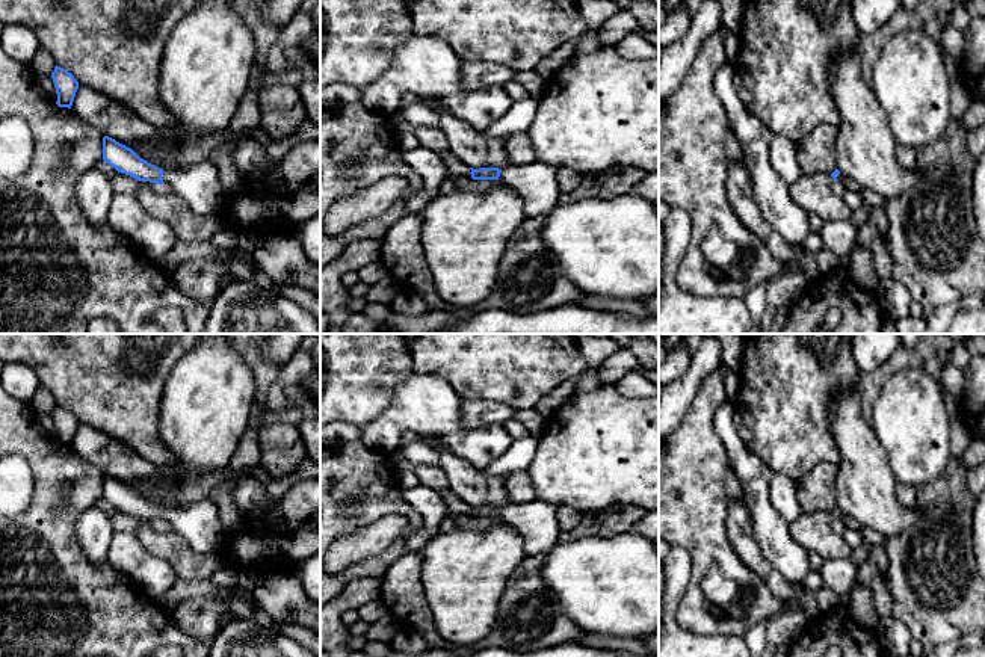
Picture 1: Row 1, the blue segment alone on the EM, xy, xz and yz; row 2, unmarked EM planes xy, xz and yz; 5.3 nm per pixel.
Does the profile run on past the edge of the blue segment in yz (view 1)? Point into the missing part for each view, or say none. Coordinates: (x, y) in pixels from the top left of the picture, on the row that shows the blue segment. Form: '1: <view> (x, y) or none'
1: yz (840, 178)

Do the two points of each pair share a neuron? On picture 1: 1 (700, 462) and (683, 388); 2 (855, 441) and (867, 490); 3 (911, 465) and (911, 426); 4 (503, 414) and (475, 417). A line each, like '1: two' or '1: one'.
1: two
2: one
3: one
4: one

